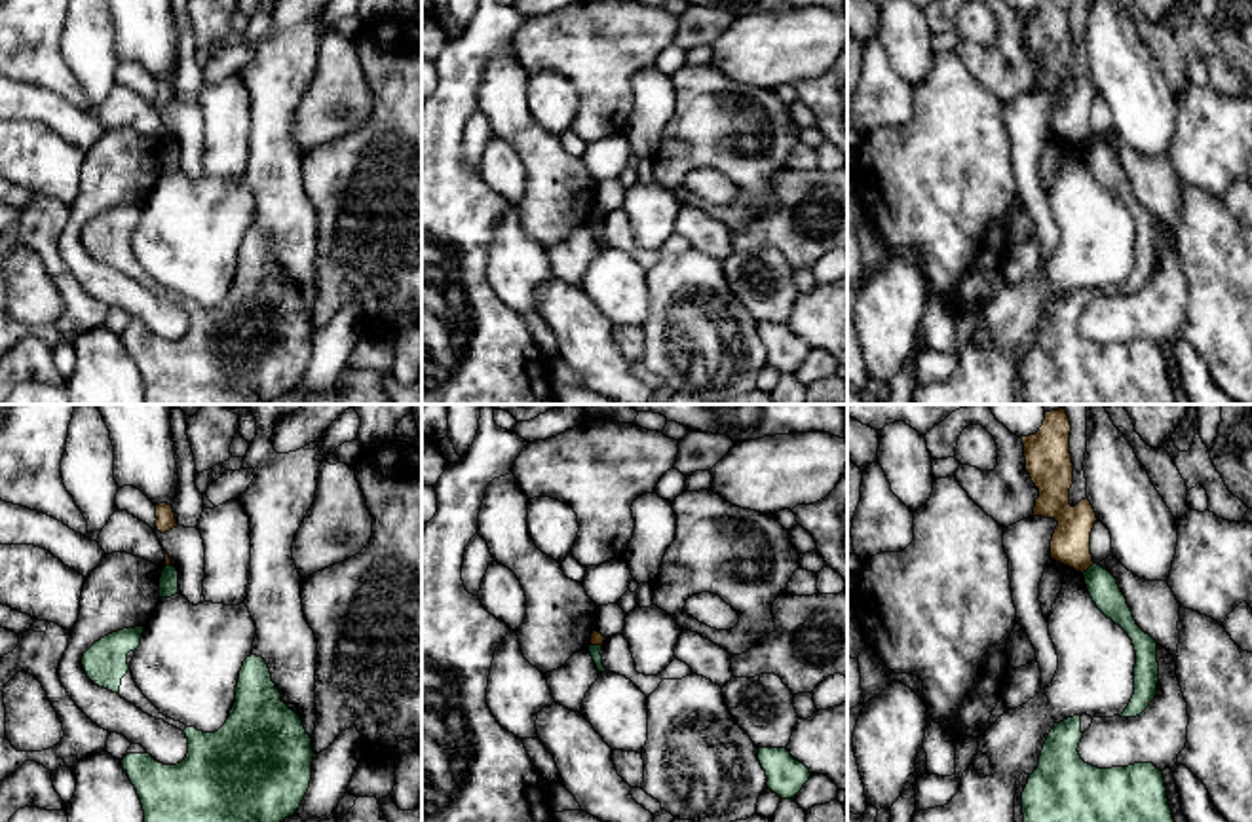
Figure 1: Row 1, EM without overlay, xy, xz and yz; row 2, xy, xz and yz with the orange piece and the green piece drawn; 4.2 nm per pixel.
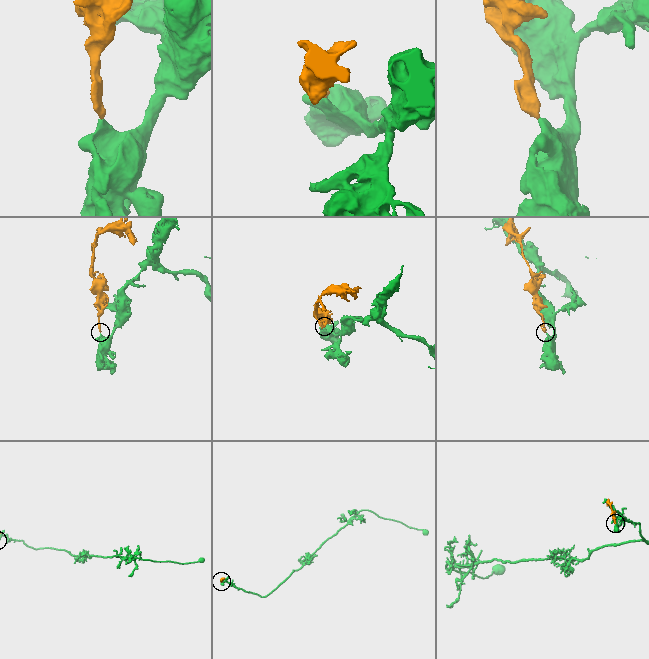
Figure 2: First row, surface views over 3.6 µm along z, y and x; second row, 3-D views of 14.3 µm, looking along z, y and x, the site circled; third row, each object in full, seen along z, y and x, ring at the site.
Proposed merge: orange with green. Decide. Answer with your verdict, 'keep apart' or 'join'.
keep apart

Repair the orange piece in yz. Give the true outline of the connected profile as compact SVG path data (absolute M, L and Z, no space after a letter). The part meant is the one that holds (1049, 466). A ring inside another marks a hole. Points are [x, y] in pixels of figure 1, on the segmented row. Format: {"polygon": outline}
{"polygon": "M1066 408L1045 412L1035 435L1020 437L1024 444L1026 471L1039 490L1034 514L1058 522L1051 539L1051 558L1087 571L1094 562L1091 554L1091 532L1096 513L1087 499L1070 505L1073 463L1070 454L1070 418Z"}

